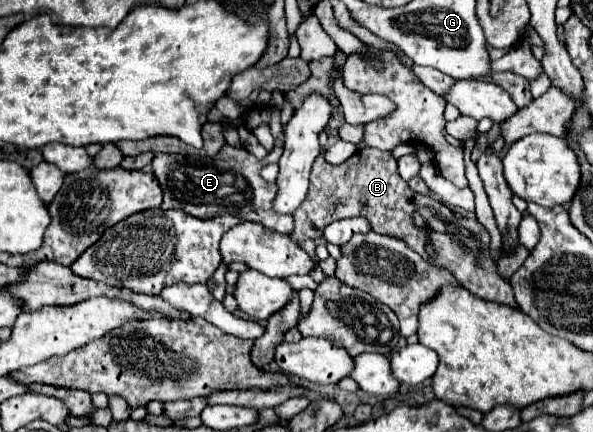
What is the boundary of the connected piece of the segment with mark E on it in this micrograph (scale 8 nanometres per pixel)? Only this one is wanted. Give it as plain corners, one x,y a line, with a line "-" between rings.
275,142
275,148
267,154
267,158
257,160
245,148
223,146
223,150
213,158
199,156
181,156
181,154
155,154
153,172
163,190
163,208
181,208
197,218
215,218
221,214
235,214
243,220
259,222
269,230
277,230
283,234
293,232
293,216
291,214
275,214
271,200
275,200
277,184
269,184
261,178
261,168
277,162
283,154
283,142

